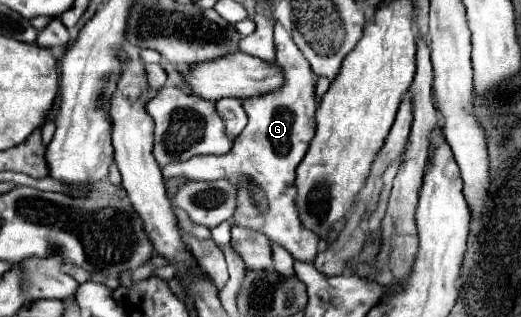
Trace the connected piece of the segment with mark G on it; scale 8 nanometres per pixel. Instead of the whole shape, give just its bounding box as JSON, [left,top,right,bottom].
[162,21,320,263]

